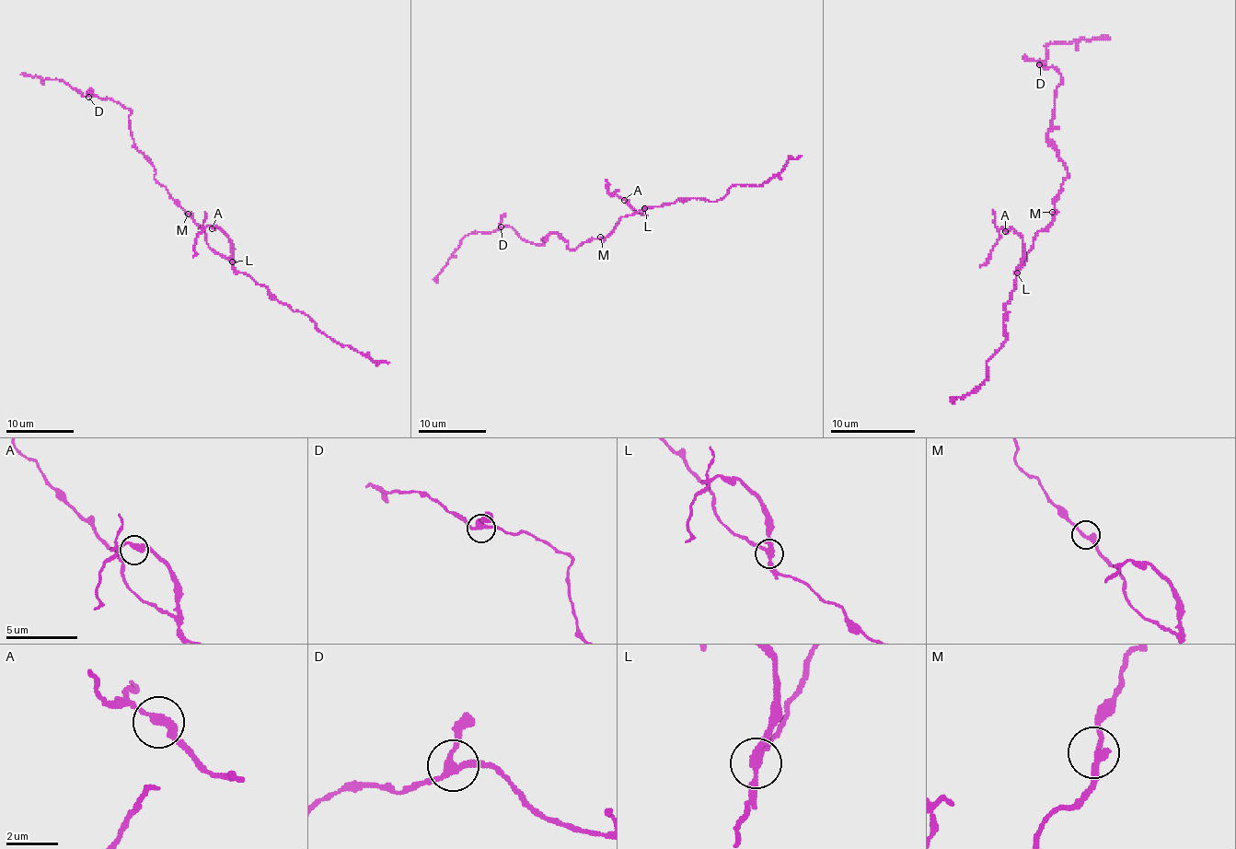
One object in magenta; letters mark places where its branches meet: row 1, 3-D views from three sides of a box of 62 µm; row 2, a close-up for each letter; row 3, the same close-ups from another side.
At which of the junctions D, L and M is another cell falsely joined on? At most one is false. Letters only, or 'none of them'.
L

